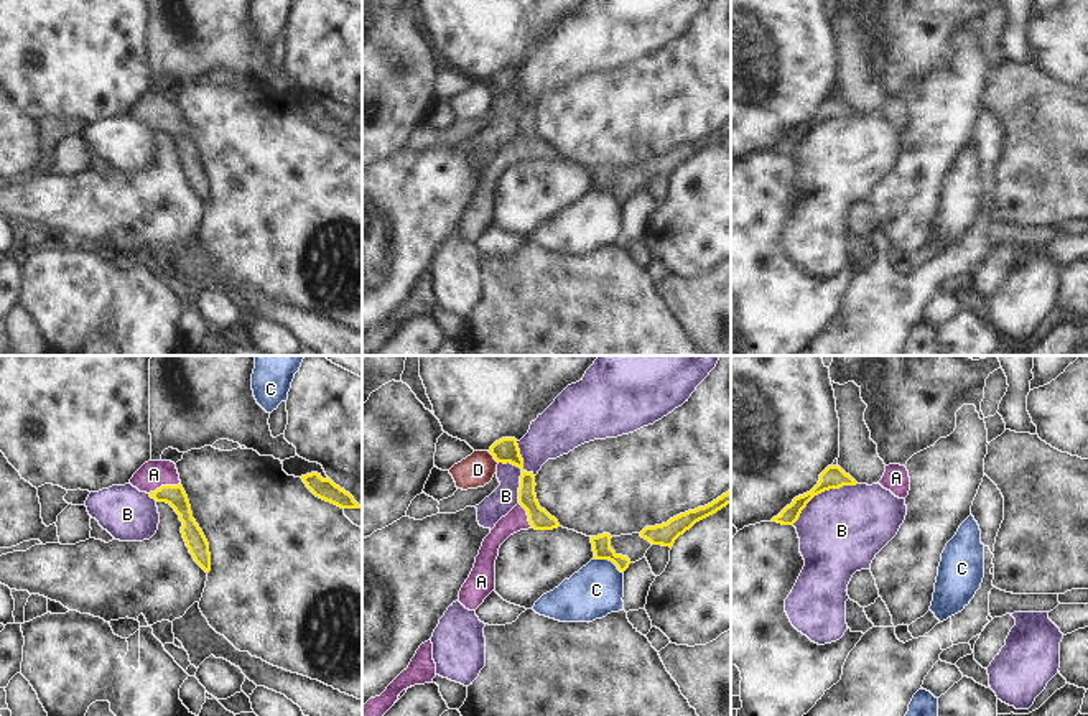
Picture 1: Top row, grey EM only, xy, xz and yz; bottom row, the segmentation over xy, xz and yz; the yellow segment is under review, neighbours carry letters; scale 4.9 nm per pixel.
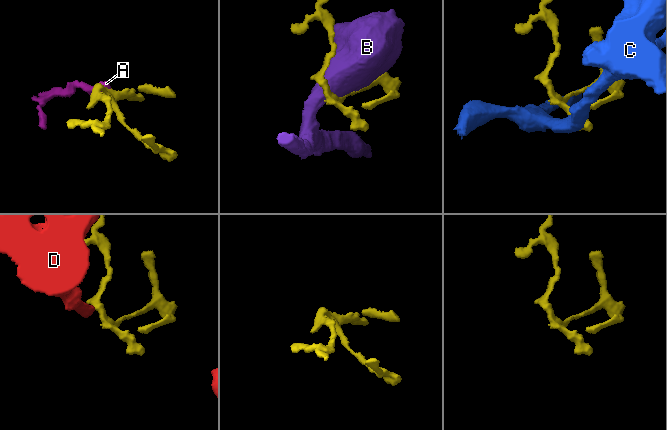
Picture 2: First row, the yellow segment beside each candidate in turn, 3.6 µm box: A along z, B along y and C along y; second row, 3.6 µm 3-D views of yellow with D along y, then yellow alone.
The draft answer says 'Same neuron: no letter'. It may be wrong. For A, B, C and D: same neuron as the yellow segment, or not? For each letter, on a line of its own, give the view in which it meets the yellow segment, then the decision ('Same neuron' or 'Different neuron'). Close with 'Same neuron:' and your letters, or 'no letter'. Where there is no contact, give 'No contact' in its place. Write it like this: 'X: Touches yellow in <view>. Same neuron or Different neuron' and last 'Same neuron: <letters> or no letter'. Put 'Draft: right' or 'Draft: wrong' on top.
Draft: wrong
A: Touches yellow in xy. Same neuron
B: Touches yellow in xz. Different neuron
C: Touches yellow in xz. Different neuron
D: Touches yellow in xz. Different neuron
Same neuron: A.

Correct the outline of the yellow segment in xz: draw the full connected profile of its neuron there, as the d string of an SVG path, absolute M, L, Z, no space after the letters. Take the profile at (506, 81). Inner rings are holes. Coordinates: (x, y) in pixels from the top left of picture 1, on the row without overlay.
M502 69L491 77L489 84L497 94L510 94L522 100L518 135L484 170L474 199L459 222L458 232L469 242L476 242L495 222L495 191L500 176L510 166L528 160L553 161L560 158L558 151L542 140L537 132L535 107L523 100L517 71Z

